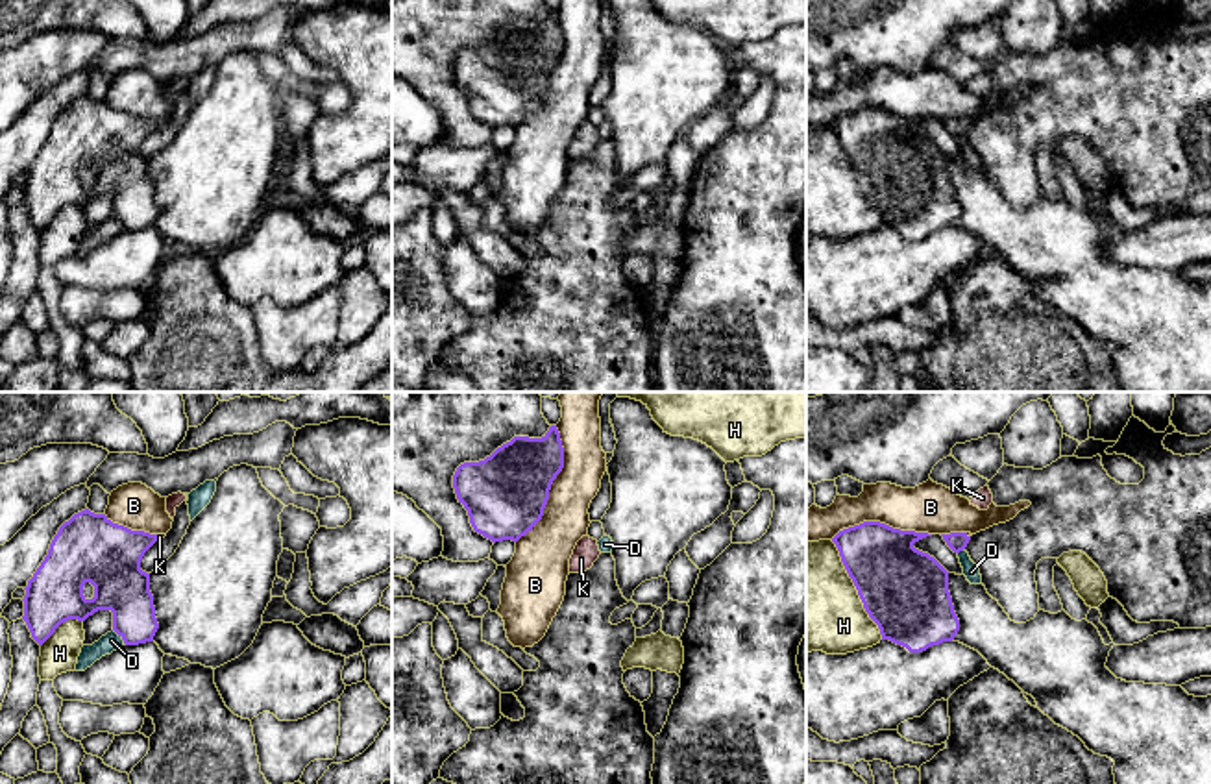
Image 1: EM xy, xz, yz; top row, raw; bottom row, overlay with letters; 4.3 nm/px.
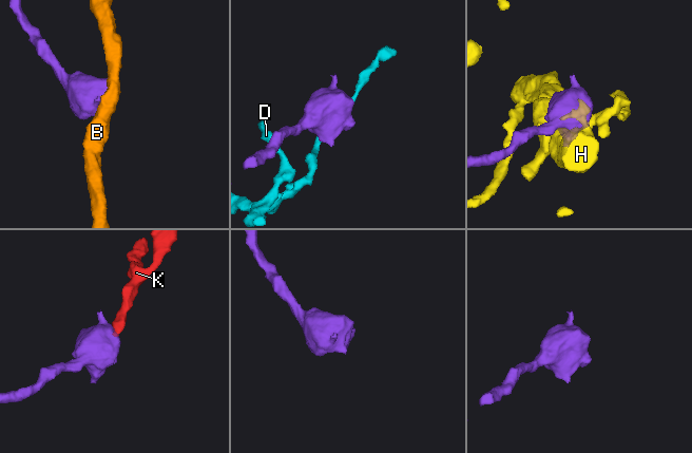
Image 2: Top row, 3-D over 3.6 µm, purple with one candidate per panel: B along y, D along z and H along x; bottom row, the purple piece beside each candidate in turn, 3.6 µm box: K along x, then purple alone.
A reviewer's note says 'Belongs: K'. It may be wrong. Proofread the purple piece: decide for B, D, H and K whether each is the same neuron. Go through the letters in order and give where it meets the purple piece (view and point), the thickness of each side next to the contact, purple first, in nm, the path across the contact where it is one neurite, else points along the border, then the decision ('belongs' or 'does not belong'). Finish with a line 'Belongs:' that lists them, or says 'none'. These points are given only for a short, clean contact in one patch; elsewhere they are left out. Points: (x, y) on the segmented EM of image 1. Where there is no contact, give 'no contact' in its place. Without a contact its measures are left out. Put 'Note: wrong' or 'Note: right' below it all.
B: xz (551, 483) | 360/200 nm | does not belong
D: xy (119, 635) | 220/80 nm | does not belong
H: yz (856, 588) | 380/440 nm | does not belong
K: yz (966, 535) | 80/20 nm | across yz (954, 540), (966, 535), (967, 533) | belongs
Belongs: K
Note: right

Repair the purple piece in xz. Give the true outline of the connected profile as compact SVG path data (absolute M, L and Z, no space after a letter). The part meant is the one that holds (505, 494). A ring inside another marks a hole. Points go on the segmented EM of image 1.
M551 425L542 438L514 436L484 460L460 464L453 488L475 533L518 542L542 520L562 468L560 433Z

